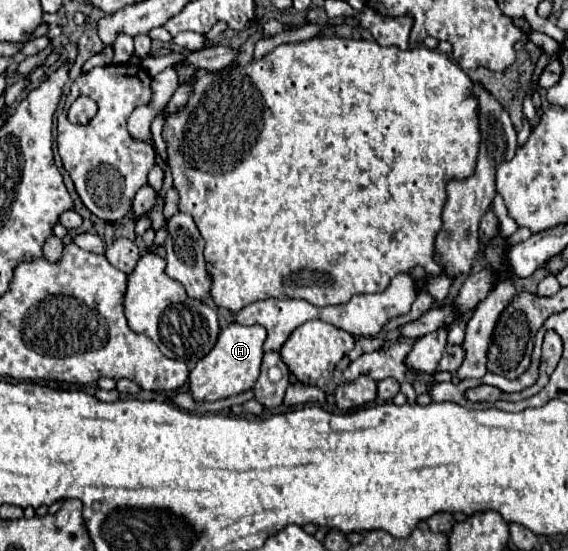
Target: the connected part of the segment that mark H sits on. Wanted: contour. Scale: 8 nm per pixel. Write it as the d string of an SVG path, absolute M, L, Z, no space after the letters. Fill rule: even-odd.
M232 323L224 331L220 331L216 345L212 351L202 357L196 367L190 371L190 391L196 401L218 401L224 397L234 397L240 395L242 391L248 391L254 387L254 383L260 377L260 363L264 355L264 339L266 339L266 329L262 325L240 325Z

